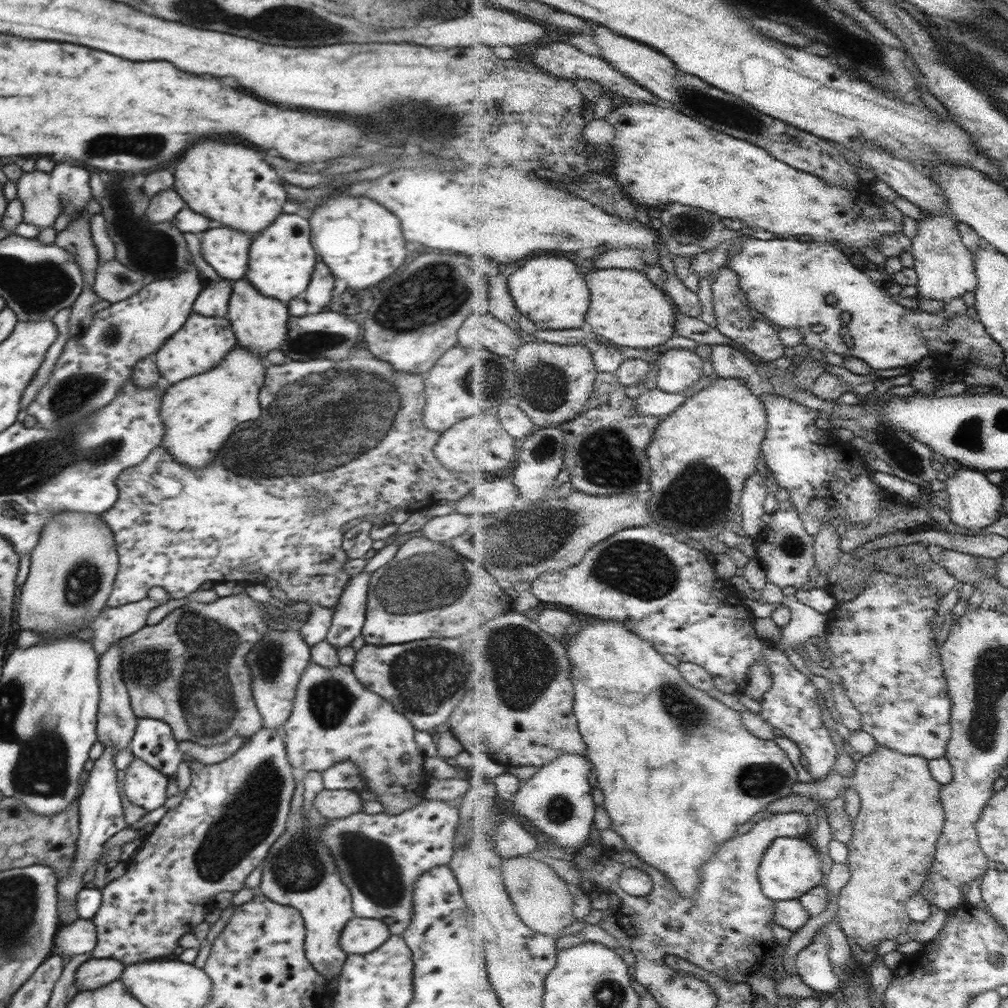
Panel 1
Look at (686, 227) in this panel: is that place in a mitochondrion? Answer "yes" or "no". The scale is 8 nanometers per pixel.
yes

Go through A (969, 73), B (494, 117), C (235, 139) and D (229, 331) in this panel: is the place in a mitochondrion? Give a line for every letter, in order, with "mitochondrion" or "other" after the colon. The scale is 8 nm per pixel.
A: other
B: other
C: other
D: other

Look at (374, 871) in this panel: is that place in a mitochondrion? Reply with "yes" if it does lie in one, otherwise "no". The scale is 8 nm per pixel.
yes

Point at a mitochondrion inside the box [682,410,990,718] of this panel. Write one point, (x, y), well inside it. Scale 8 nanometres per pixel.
(900, 455)

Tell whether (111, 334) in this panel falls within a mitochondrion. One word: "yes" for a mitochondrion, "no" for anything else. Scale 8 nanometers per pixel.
yes

